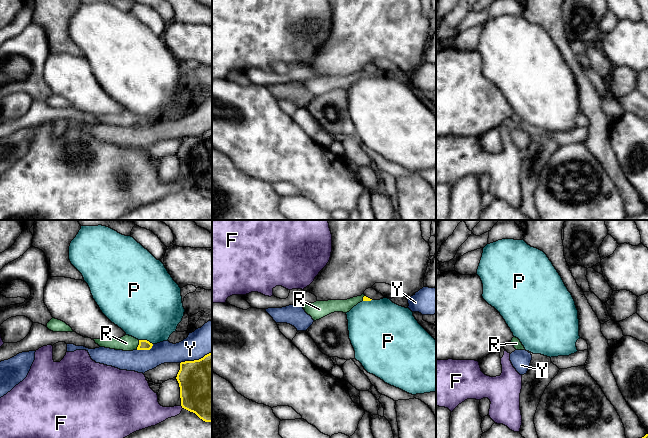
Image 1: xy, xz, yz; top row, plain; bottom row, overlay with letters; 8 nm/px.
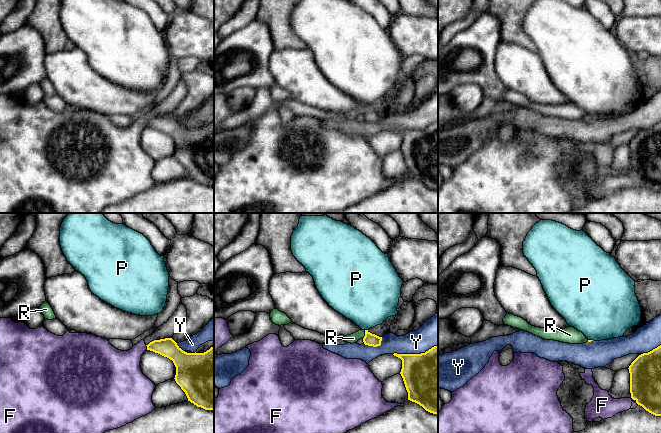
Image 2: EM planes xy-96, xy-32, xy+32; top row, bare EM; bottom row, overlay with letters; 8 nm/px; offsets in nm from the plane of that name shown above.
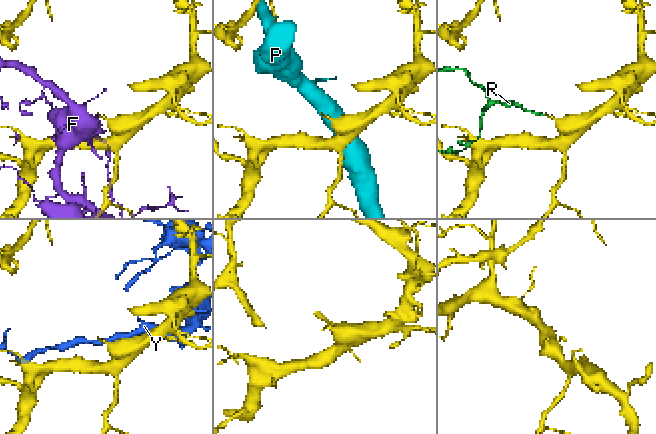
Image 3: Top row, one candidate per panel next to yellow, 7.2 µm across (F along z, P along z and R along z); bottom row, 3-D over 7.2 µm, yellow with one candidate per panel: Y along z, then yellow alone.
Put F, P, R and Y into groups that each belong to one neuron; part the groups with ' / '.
F / P / R / Y

